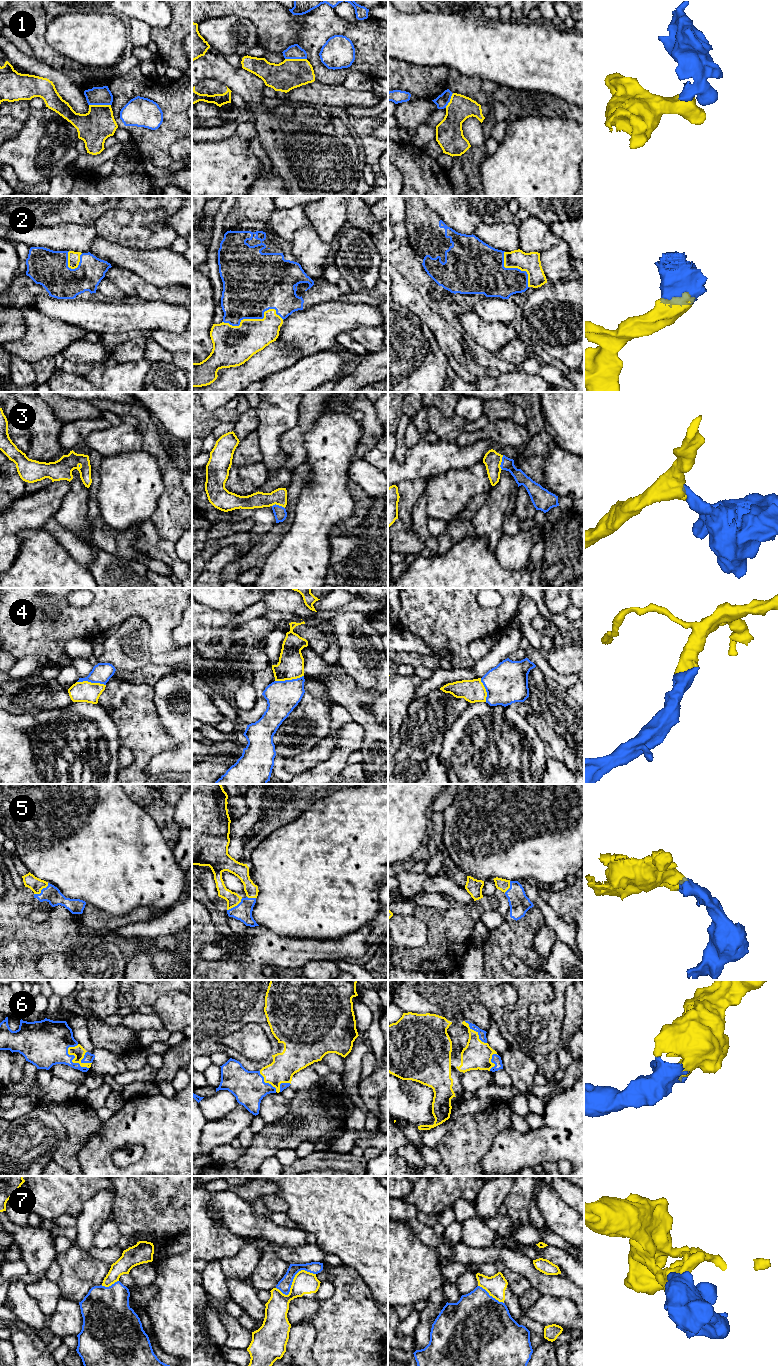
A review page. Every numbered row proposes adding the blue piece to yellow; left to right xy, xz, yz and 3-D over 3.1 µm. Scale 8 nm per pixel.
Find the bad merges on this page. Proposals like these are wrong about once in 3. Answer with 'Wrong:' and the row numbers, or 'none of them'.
Wrong: 1, 7

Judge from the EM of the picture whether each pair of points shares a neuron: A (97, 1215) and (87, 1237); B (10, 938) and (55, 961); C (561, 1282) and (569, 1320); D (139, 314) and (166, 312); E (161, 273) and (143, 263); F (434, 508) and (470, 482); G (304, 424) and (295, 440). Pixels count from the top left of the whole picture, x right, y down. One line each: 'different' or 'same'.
A: same
B: different
C: different
D: same
E: same
F: same
G: same

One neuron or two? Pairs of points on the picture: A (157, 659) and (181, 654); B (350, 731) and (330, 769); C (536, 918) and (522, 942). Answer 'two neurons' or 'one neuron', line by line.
A: one neuron
B: one neuron
C: one neuron

